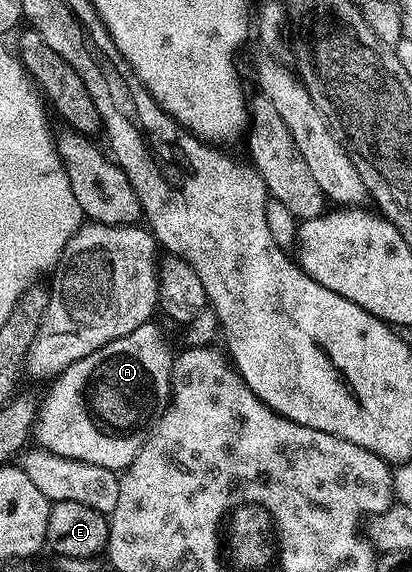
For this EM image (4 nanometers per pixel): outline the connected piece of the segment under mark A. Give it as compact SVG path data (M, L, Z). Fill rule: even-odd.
M148 323L137 327L128 337L117 339L85 359L77 359L58 377L50 382L51 391L43 399L37 418L37 441L42 448L62 457L93 463L116 471L126 470L137 459L141 447L150 439L157 422L171 404L171 362L173 352L167 337Z

